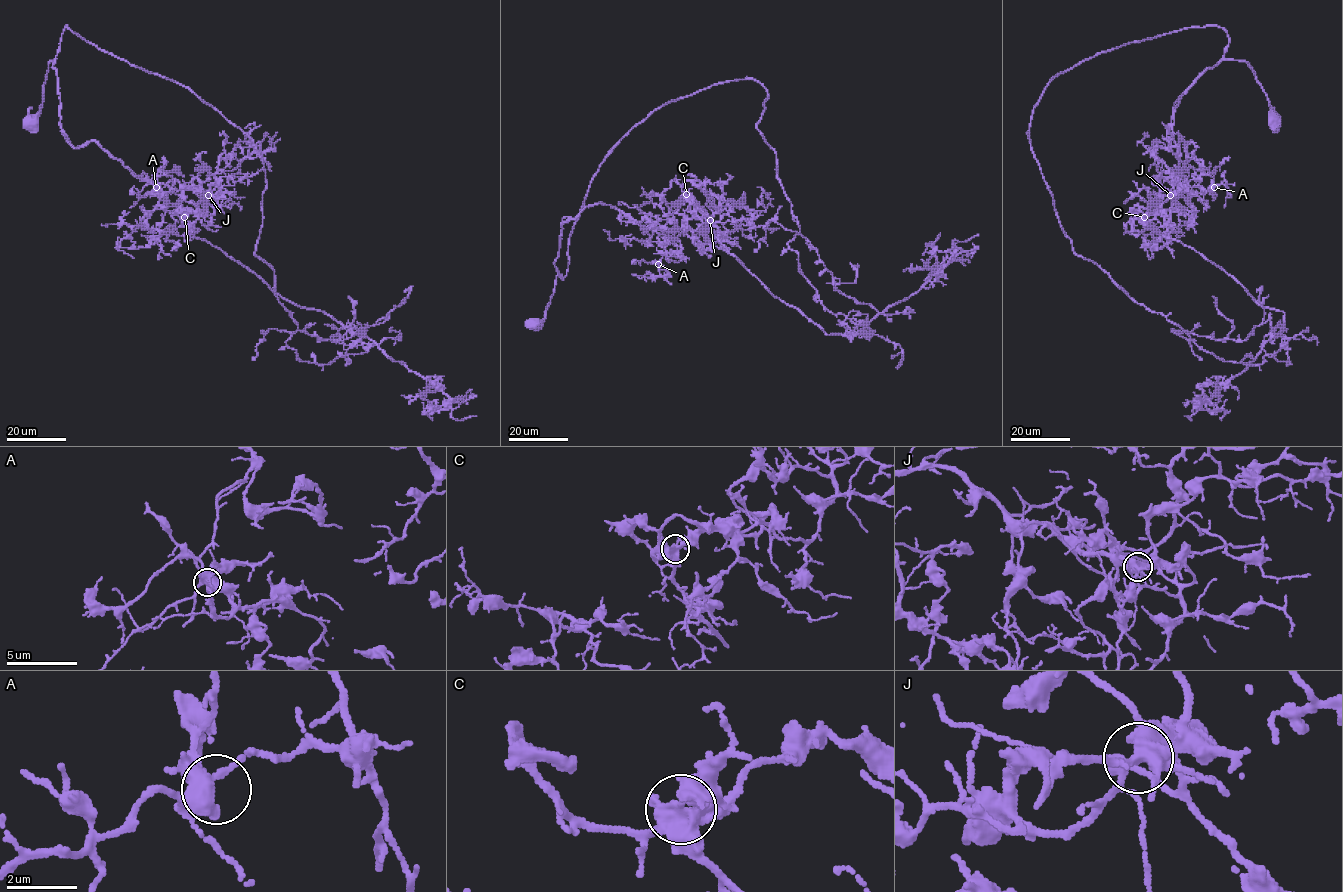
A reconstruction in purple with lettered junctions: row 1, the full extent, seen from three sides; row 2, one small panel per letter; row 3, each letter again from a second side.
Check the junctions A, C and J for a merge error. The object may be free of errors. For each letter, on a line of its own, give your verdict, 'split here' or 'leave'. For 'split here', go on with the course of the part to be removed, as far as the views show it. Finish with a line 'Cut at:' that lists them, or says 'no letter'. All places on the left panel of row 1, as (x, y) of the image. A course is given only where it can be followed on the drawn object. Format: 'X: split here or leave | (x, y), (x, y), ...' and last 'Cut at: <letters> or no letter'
A: leave
C: split here | (184, 217), (196, 237), (246, 266), (283, 298), (357, 329), (387, 356), (458, 401), (452, 417), (477, 415)
J: leave
Cut at: C

